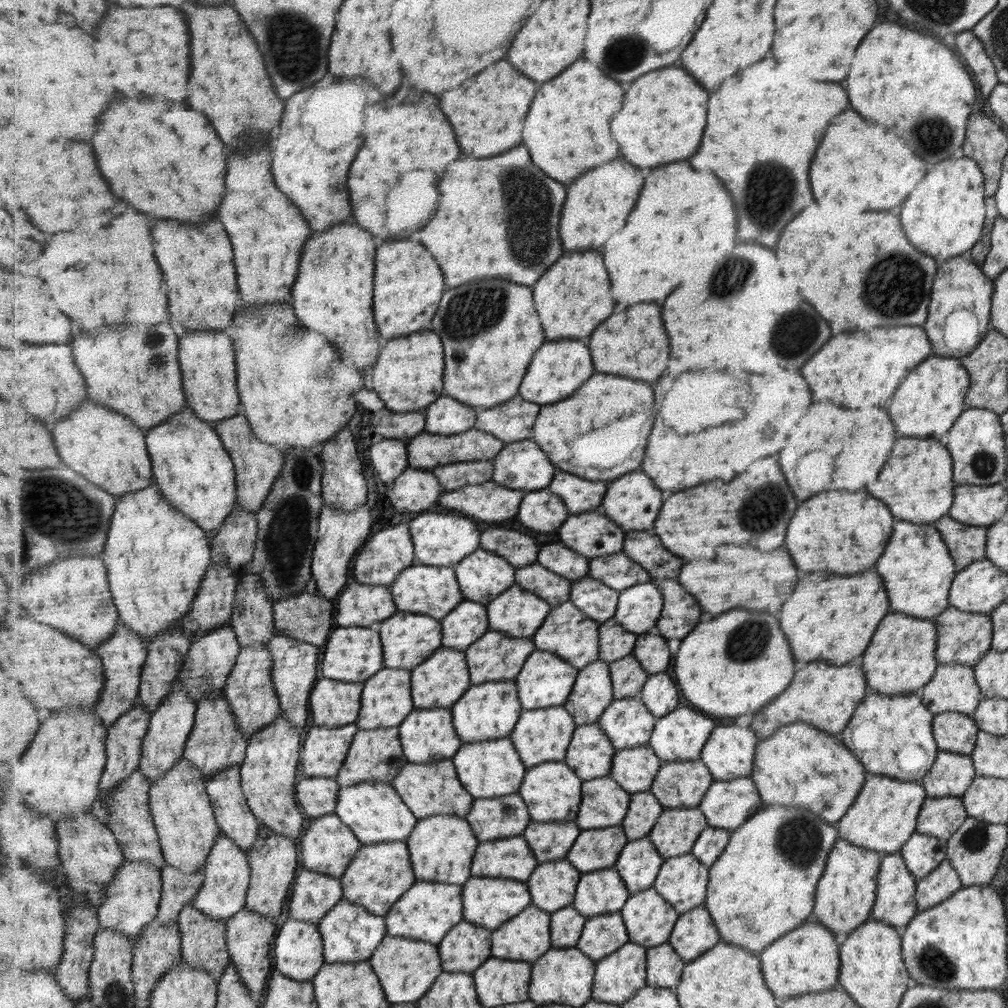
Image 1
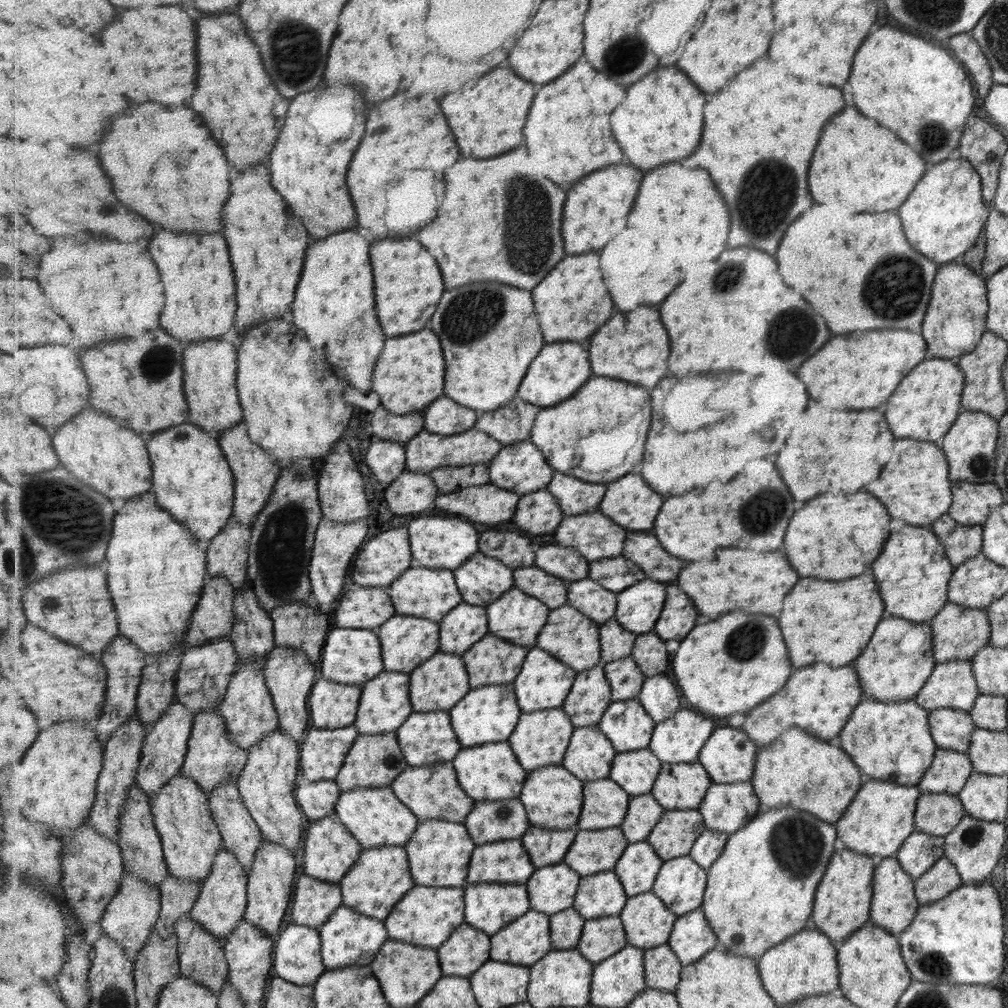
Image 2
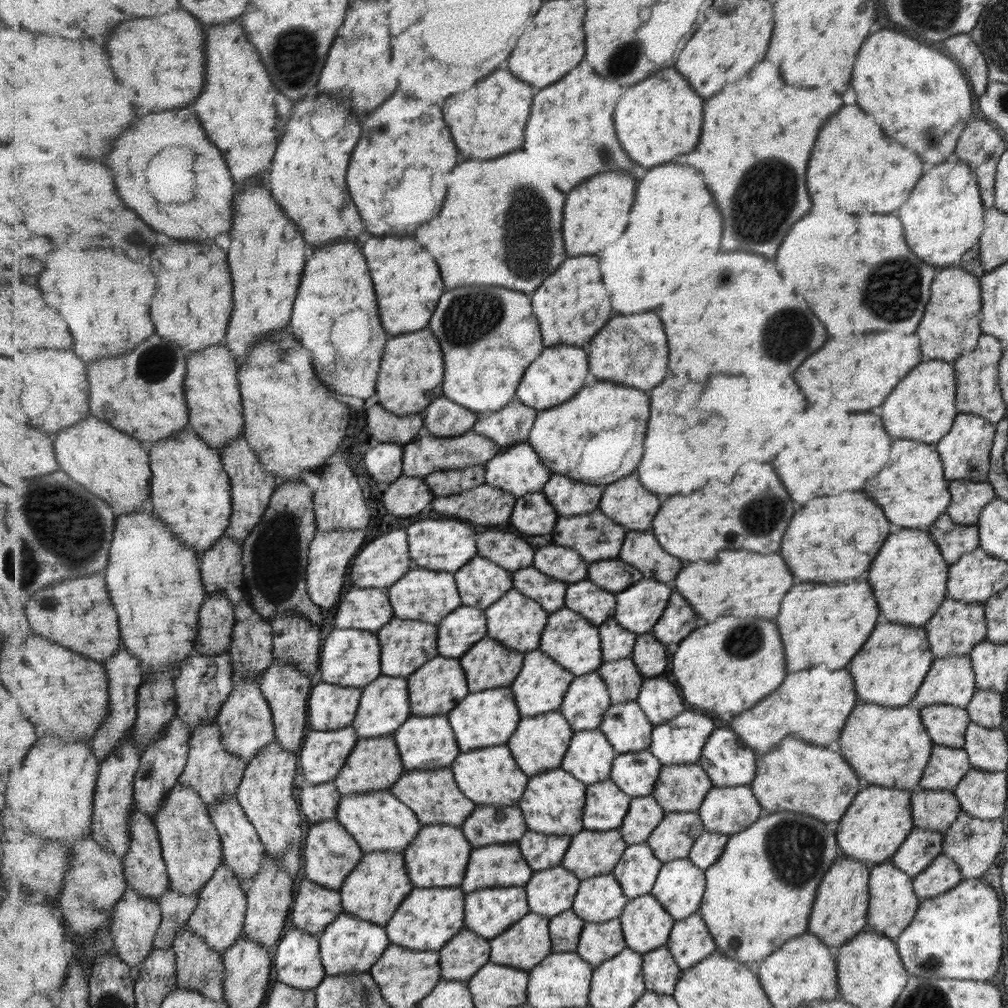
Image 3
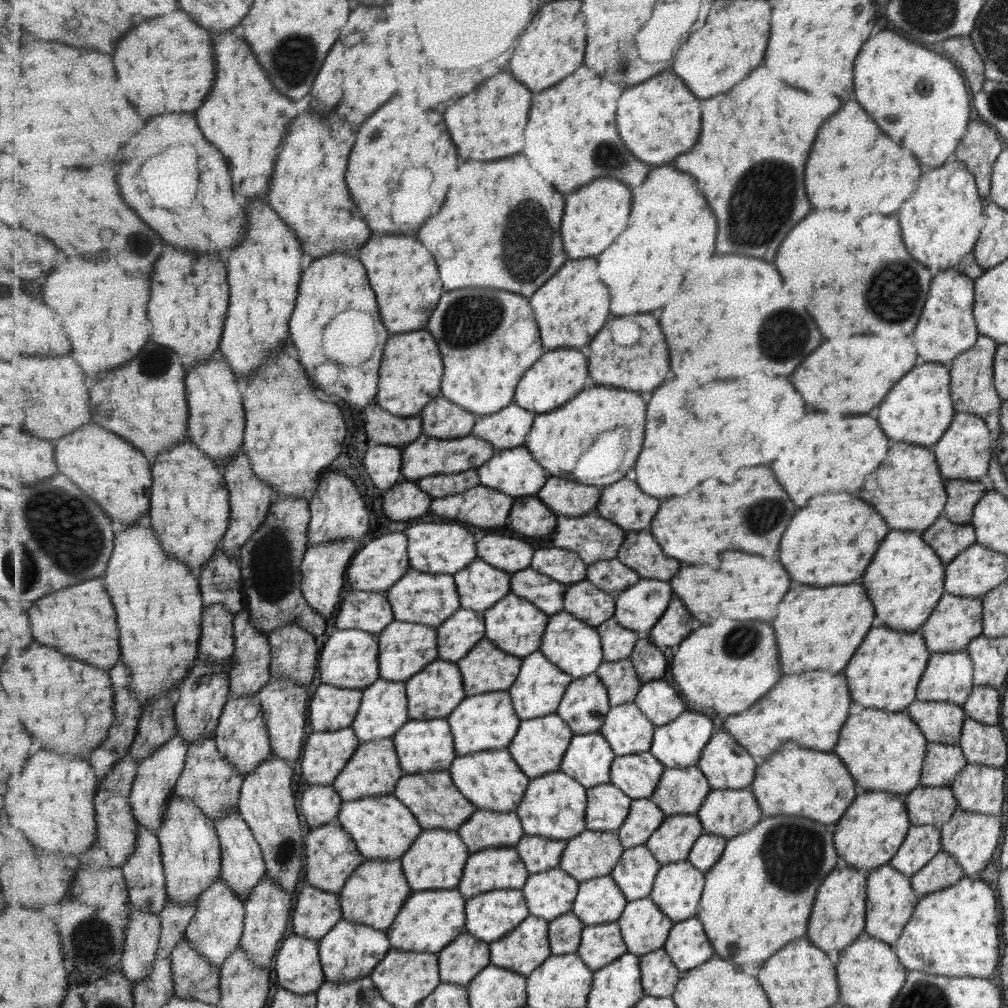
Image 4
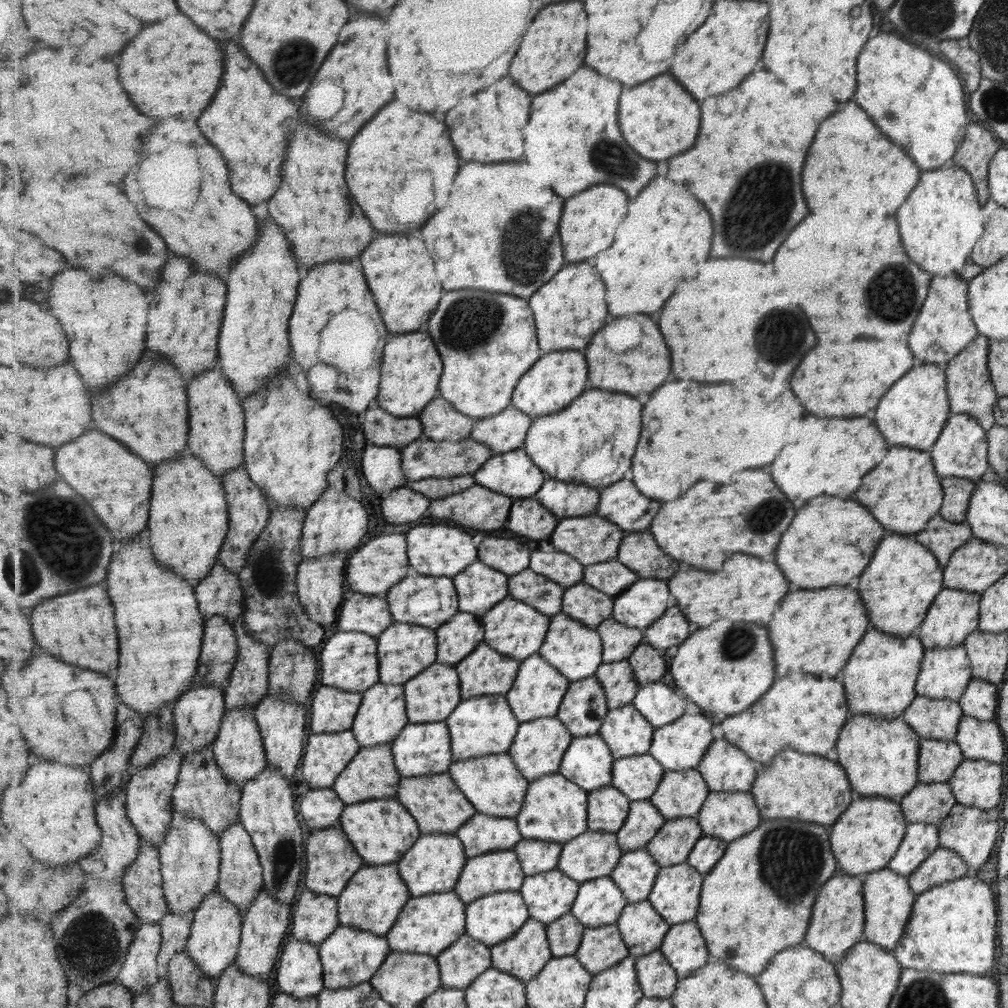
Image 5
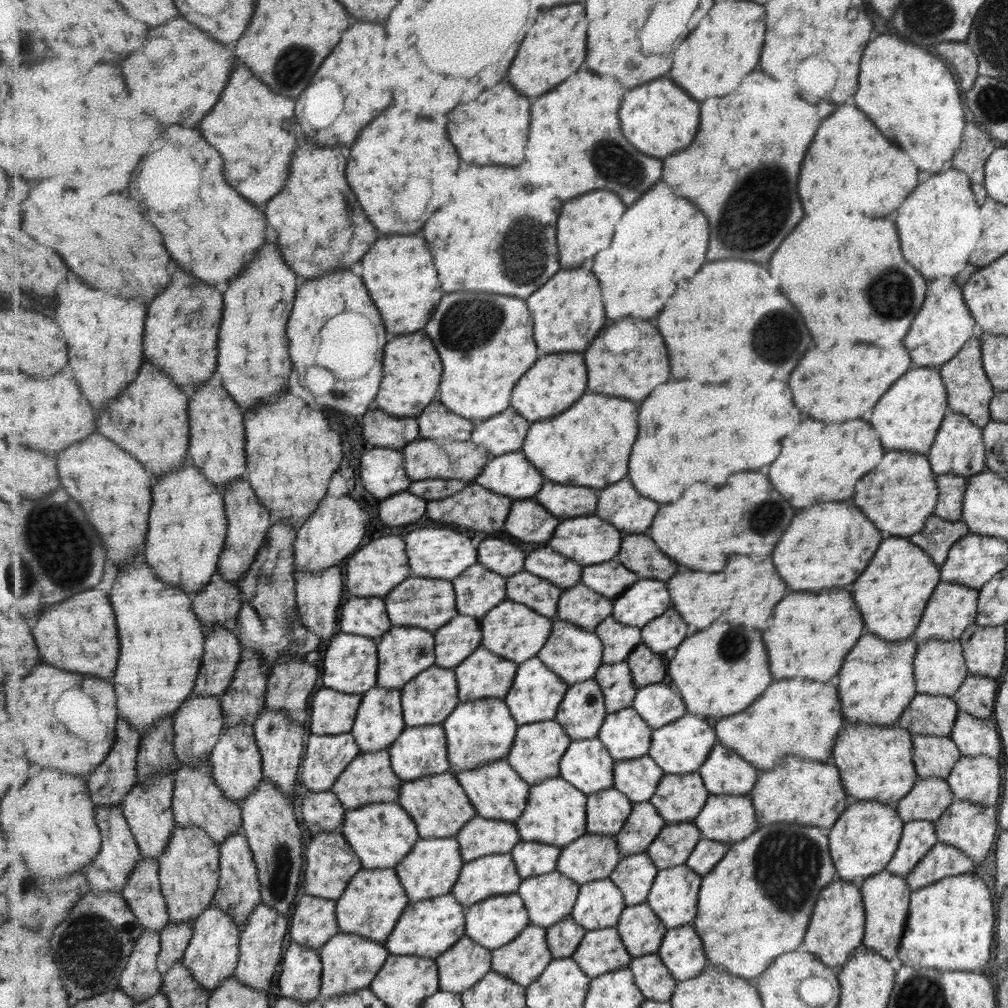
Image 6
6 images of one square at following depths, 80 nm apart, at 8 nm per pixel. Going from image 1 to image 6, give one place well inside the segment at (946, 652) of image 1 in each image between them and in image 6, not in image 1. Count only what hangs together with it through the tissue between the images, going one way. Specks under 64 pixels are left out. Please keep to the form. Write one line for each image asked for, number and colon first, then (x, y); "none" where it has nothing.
2: (957, 632)
3: (956, 627)
4: (955, 620)
5: (954, 613)
6: (950, 608)

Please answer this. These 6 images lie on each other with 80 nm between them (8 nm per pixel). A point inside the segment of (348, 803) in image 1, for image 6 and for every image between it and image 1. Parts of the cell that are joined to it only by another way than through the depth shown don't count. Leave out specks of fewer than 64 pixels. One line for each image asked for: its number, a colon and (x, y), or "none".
2: (376, 816)
3: (379, 821)
4: (384, 827)
5: (382, 830)
6: (382, 834)

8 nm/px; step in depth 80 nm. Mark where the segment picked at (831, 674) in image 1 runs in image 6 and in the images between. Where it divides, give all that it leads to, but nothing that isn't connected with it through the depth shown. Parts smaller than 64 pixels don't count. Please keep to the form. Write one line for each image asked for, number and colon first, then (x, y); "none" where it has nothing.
2: (818, 700)
3: (813, 704)
4: (810, 708)
5: (806, 715)
6: (797, 719)

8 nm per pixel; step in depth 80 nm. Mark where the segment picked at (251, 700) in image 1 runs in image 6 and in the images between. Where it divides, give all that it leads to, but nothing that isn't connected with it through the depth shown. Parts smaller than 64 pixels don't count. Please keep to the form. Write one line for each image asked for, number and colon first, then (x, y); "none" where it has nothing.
2: (248, 708)
3: (244, 734)
4: (246, 743)
5: (240, 749)
6: (237, 762)

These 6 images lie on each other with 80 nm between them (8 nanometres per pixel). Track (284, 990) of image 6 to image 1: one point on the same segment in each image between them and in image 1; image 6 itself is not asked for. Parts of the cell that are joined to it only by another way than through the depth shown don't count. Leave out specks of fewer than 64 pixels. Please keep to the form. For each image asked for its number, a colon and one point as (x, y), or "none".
1: (299, 952)
2: (299, 959)
3: (297, 961)
4: (298, 966)
5: (300, 971)

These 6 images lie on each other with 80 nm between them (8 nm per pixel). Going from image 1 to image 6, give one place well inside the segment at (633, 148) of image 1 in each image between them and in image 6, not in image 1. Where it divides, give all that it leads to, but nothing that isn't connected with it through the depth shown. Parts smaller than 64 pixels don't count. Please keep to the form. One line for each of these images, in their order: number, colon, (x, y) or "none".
2: (642, 125)
3: (652, 136)
4: (658, 125)
5: (661, 119)
6: (661, 118)

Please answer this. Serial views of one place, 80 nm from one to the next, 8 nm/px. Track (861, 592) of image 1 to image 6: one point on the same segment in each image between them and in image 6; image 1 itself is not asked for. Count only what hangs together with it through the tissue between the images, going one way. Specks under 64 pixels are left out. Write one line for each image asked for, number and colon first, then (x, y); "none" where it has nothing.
2: (831, 621)
3: (819, 623)
4: (817, 627)
5: (832, 619)
6: (815, 653)

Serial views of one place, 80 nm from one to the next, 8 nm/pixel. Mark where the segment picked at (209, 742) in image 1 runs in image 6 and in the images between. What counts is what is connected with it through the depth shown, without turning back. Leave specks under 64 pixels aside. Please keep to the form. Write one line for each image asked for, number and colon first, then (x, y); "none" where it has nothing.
2: (213, 758)
3: (213, 772)
4: (212, 782)
5: (202, 791)
6: (198, 800)

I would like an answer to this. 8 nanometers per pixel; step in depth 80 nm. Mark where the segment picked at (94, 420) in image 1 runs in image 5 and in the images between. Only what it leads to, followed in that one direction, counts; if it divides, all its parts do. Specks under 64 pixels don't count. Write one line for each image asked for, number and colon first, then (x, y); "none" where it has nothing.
2: (96, 448)
3: (111, 464)
4: (94, 458)
5: (119, 488)

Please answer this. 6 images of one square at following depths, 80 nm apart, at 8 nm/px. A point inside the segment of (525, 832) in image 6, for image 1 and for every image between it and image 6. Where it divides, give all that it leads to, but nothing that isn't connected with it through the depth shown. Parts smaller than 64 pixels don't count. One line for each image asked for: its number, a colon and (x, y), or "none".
1: (553, 791)
2: (554, 797)
3: (554, 802)
4: (554, 806)
5: (556, 809)

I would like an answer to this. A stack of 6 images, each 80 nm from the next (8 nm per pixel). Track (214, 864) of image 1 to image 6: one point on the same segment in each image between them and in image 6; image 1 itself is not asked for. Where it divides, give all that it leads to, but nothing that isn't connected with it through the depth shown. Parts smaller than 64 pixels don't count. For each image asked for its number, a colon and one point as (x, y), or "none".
2: (223, 902)
3: (220, 915)
4: (217, 929)
5: (214, 945)
6: (212, 956)

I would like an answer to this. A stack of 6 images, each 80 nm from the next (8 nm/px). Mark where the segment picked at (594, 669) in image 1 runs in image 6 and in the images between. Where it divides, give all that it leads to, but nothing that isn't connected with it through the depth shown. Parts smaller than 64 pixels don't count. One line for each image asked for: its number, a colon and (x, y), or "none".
2: (591, 695)
3: (588, 699)
4: (586, 704)
5: (585, 707)
6: (583, 712)

